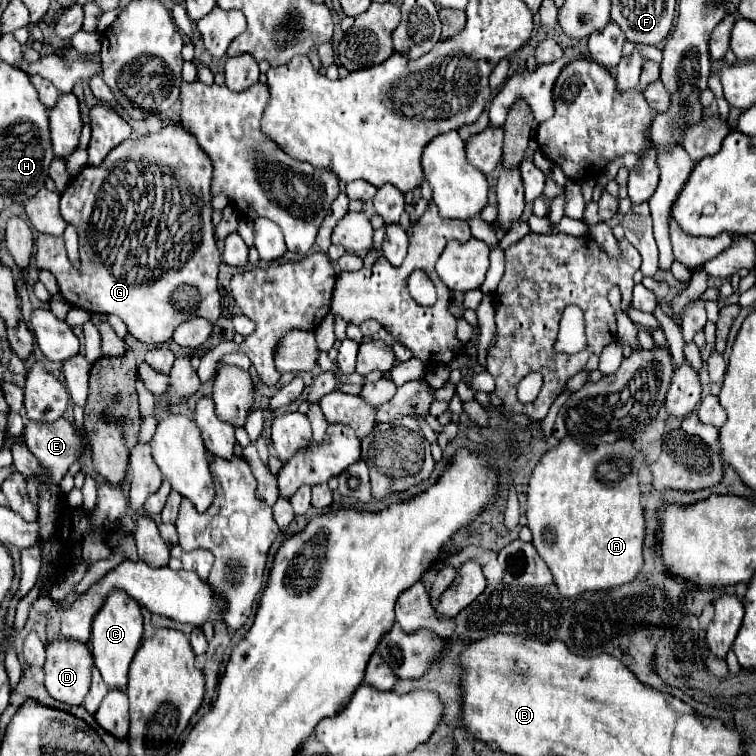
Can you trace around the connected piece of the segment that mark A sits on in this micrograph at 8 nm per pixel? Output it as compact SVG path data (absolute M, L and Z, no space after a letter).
M564 437L534 467L526 511L534 535L532 545L548 563L564 597L612 589L630 583L640 573L646 517L638 473L644 463L634 439L618 439L618 443L600 443L588 449L584 443Z

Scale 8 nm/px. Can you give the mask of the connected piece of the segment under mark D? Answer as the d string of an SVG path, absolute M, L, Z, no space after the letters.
M62 637L58 641L52 641L50 645L46 645L46 663L44 663L48 693L60 703L66 703L72 707L82 707L84 697L90 691L92 667L94 667L94 659L92 659L92 651L88 645L70 641L70 639L62 639Z

